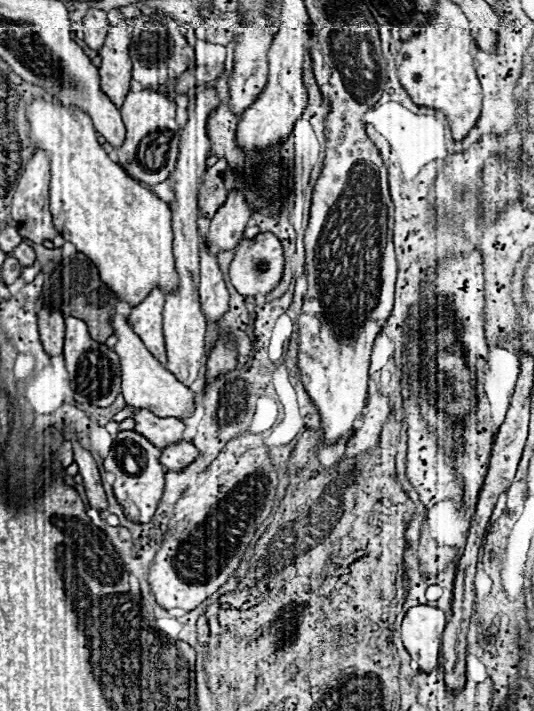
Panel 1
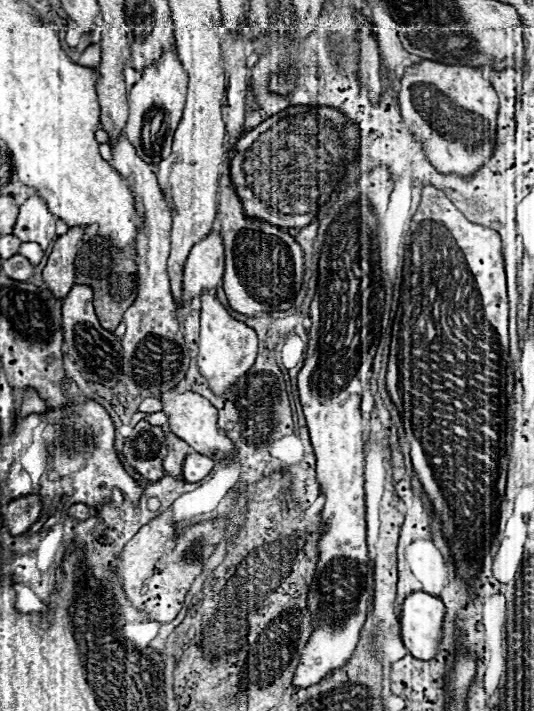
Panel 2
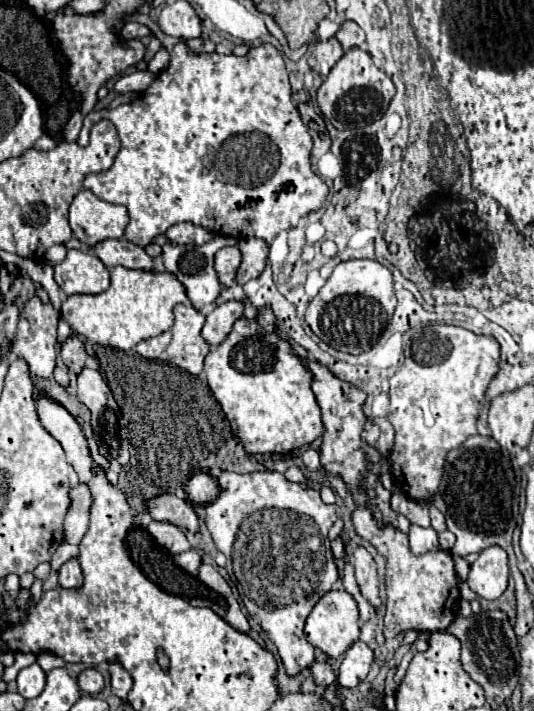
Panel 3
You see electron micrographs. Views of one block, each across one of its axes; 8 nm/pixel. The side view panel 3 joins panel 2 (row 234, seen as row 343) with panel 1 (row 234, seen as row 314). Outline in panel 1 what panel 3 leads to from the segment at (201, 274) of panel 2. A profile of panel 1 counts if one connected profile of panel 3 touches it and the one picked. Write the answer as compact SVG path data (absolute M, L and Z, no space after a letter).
M232 190L224 202L224 206L218 208L210 222L208 232L208 246L214 250L234 250L246 222L250 220L252 212L244 200L244 196L238 190Z

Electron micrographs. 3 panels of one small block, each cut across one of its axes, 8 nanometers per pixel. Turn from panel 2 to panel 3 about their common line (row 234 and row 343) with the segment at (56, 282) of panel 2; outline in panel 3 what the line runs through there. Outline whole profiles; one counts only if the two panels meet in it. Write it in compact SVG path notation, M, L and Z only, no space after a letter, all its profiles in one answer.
M74 334L68 336L60 346L60 354L62 354L62 360L64 360L64 364L68 366L70 372L78 374L84 368L86 350L84 350L84 344L78 336L74 336Z

